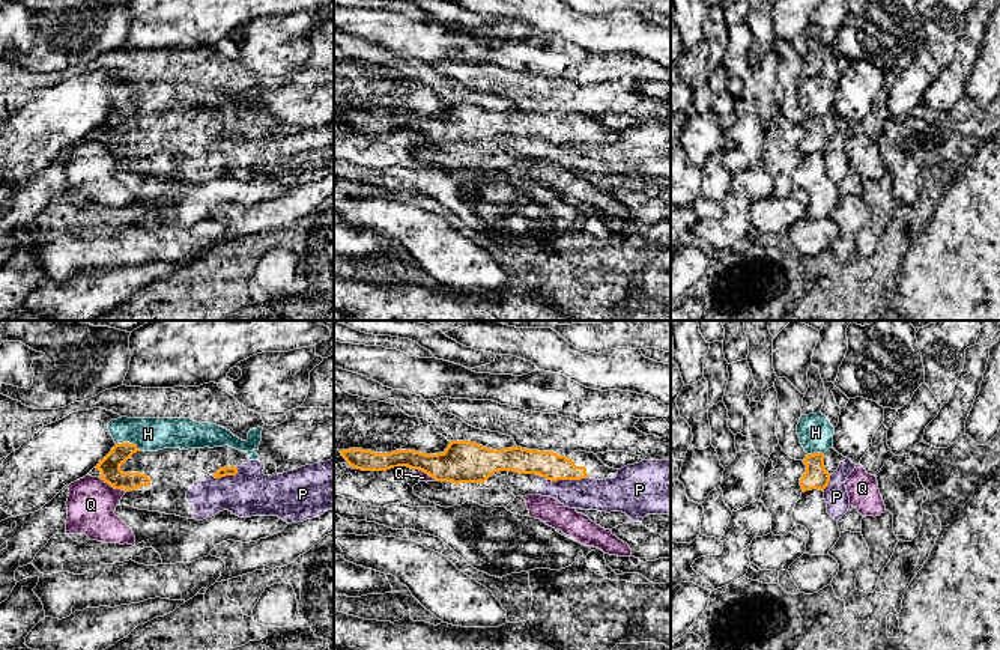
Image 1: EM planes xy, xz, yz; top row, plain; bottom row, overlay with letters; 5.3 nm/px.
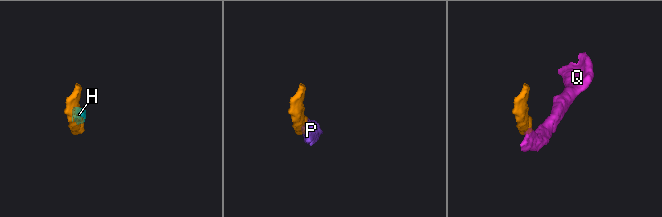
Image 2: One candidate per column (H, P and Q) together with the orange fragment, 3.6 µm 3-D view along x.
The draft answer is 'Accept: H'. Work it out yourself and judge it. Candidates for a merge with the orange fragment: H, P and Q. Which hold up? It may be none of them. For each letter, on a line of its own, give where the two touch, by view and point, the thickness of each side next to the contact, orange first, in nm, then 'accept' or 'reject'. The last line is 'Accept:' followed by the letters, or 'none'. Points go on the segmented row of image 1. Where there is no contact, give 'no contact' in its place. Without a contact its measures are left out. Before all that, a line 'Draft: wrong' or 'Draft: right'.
Draft: right
H: contact xy (128, 443); calibres 110 and 180 nm; accept
P: contact xz (566, 479); calibres 140 and 180 nm; reject
Q: contact xy (112, 486); calibres 110 and 260 nm; reject
Accept: H

